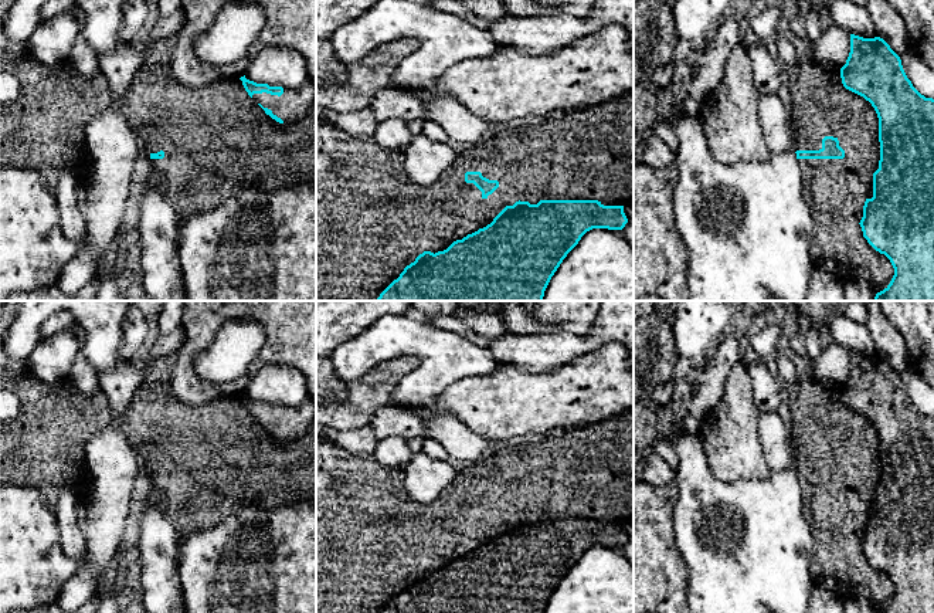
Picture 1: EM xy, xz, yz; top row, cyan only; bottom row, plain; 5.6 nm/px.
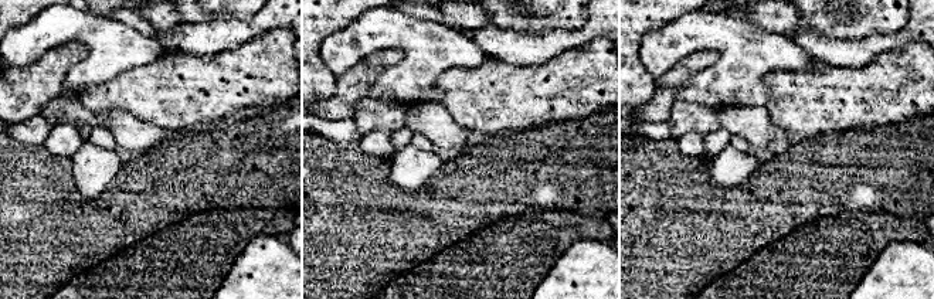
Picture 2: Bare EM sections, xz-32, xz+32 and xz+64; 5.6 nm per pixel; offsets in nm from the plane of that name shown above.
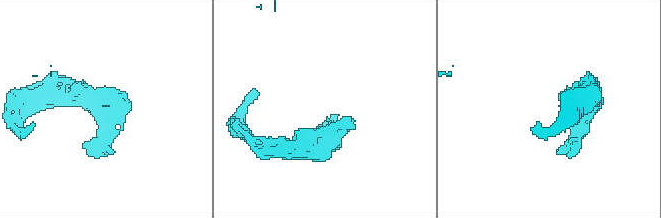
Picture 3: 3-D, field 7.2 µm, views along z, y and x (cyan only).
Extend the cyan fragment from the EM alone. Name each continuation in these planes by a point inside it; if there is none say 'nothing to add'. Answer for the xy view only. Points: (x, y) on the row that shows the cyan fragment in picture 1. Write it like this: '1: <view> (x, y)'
1: xy (292, 105)

